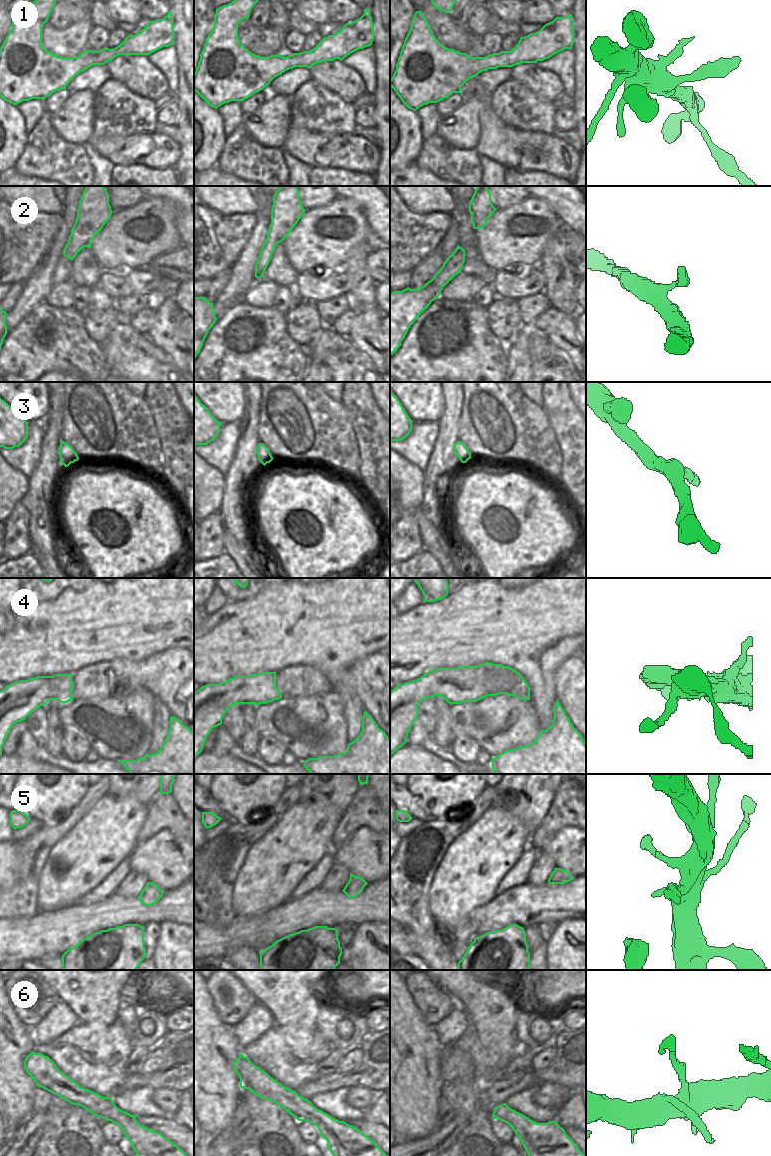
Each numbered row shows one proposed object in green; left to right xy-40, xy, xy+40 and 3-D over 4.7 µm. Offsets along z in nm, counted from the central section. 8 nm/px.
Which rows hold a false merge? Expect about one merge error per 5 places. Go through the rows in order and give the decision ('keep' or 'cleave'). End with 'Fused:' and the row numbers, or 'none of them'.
1: keep
2: keep
3: keep
4: keep
5: keep
6: keep
Fused: none of them

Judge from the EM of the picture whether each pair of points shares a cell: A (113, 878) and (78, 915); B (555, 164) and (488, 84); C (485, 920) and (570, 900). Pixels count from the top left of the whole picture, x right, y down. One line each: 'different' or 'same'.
A: different
B: different
C: same

